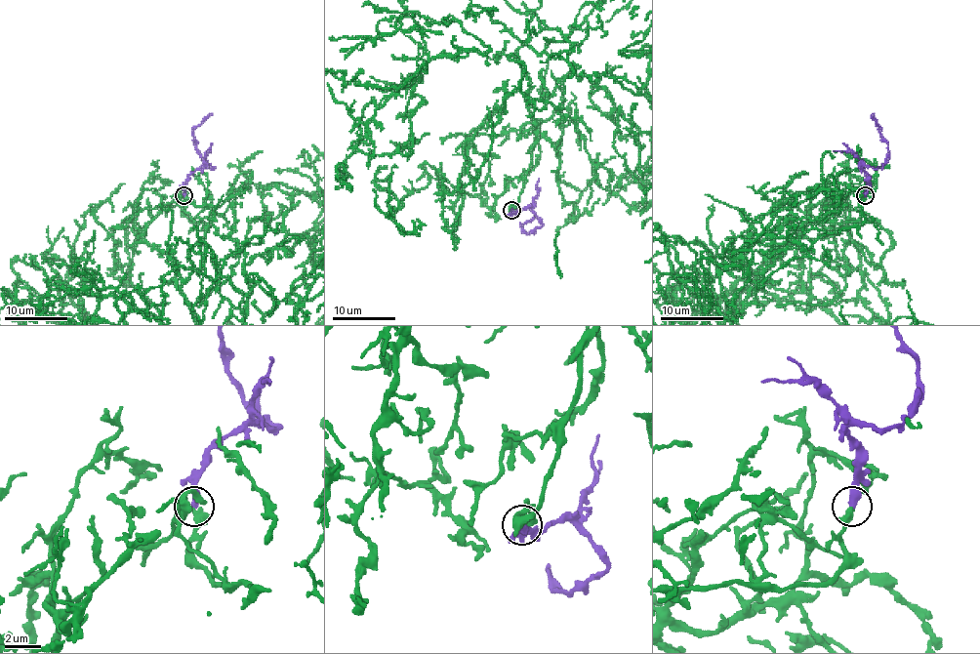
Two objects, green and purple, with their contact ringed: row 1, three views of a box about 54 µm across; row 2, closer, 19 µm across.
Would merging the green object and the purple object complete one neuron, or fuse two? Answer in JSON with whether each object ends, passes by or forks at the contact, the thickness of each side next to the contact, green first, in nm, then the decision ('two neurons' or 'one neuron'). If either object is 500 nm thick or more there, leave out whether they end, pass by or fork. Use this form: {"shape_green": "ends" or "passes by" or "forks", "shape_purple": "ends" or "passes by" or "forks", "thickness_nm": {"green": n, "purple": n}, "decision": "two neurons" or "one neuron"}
{"shape_green": "ends", "shape_purple": "ends", "thickness_nm": {"green": 360, "purple": 440}, "decision": "one neuron"}

